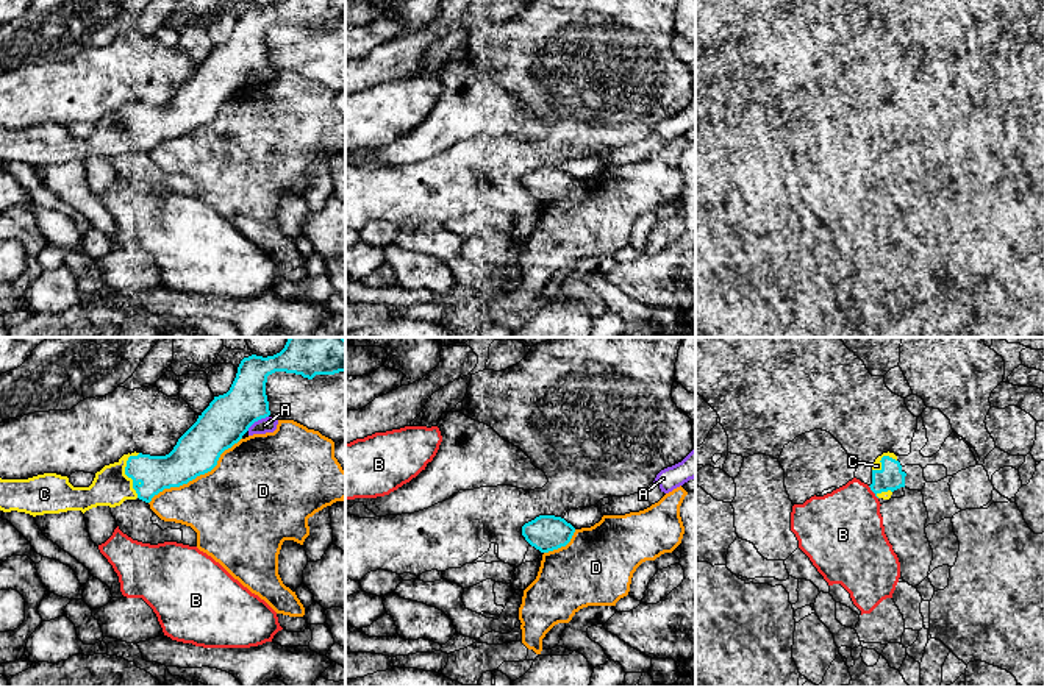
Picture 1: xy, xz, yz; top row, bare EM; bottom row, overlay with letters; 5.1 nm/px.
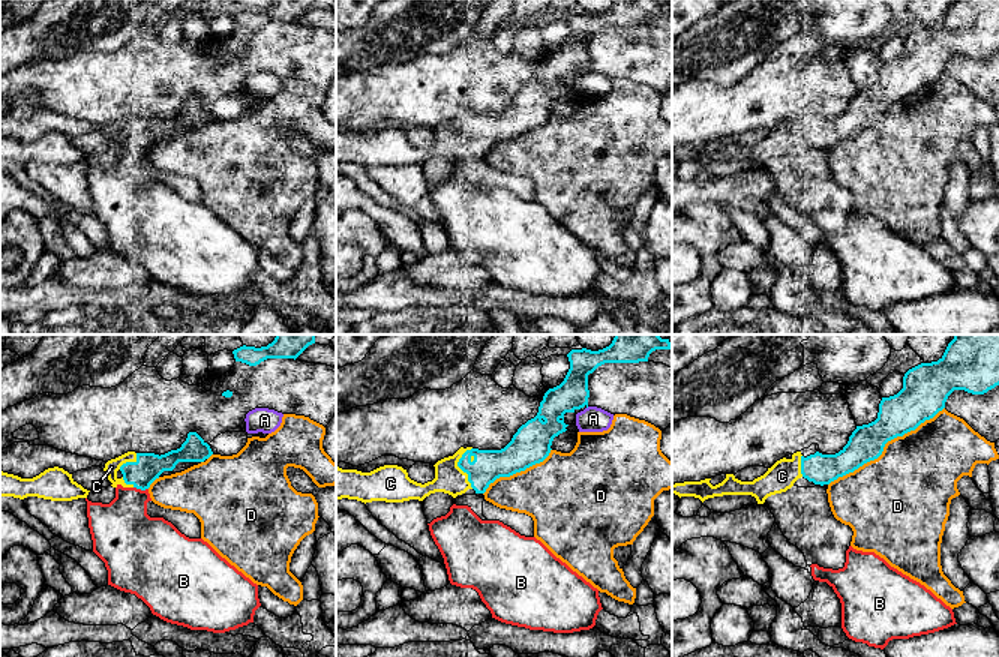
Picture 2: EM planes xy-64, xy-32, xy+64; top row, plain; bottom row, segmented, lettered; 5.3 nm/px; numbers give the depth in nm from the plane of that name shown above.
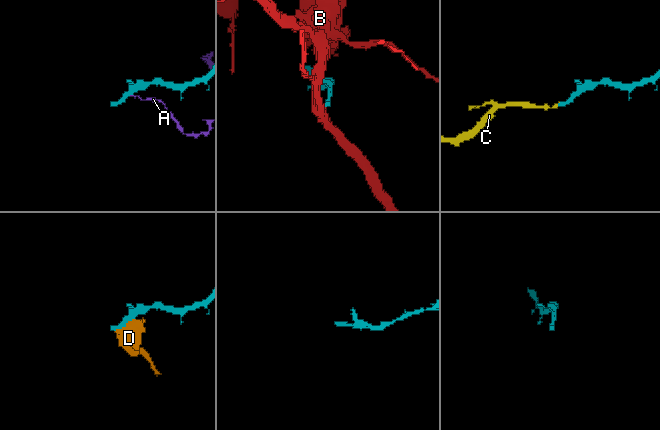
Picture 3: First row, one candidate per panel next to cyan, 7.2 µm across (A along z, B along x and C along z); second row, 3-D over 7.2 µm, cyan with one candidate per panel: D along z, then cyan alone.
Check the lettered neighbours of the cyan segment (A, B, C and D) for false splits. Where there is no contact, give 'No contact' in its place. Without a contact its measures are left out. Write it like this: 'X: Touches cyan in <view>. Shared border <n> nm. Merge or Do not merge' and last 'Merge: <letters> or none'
A: Touches cyan in xy. Shared border 130 nm. Do not merge
B: Touches cyan in yz. Shared border 90 nm. Do not merge
C: Touches cyan in xy. Shared border 240 nm. Merge
D: Touches cyan in xy. Shared border 600 nm. Do not merge
Merge: C

